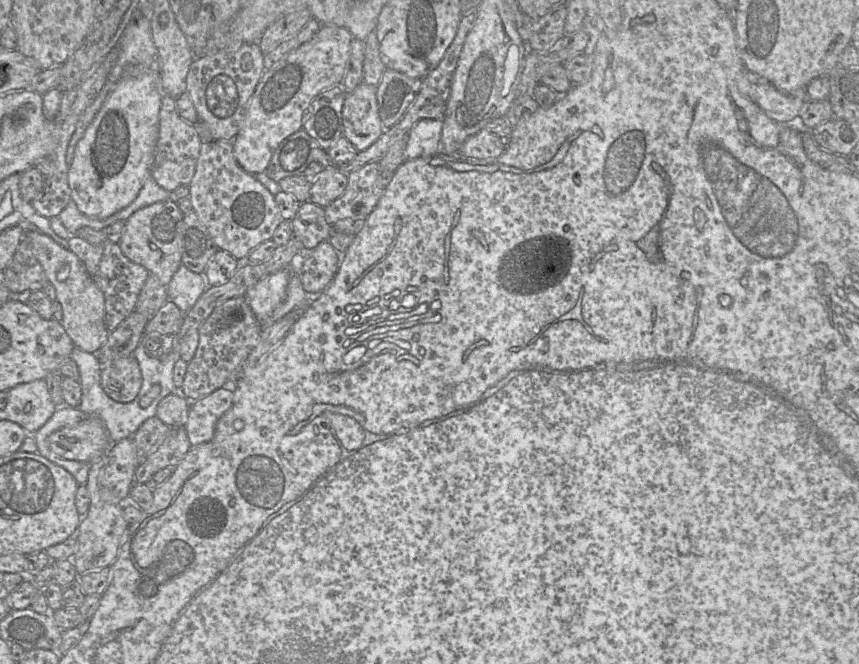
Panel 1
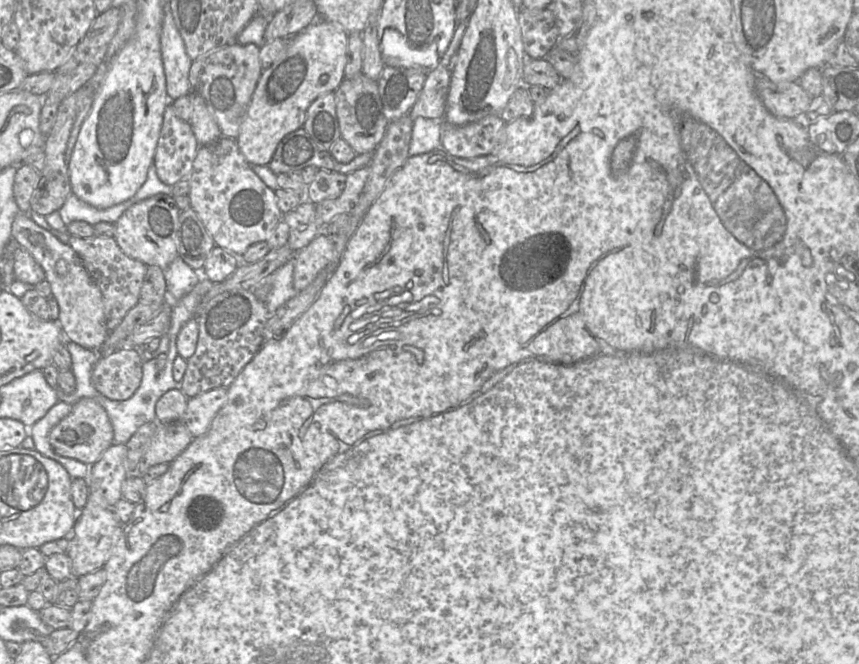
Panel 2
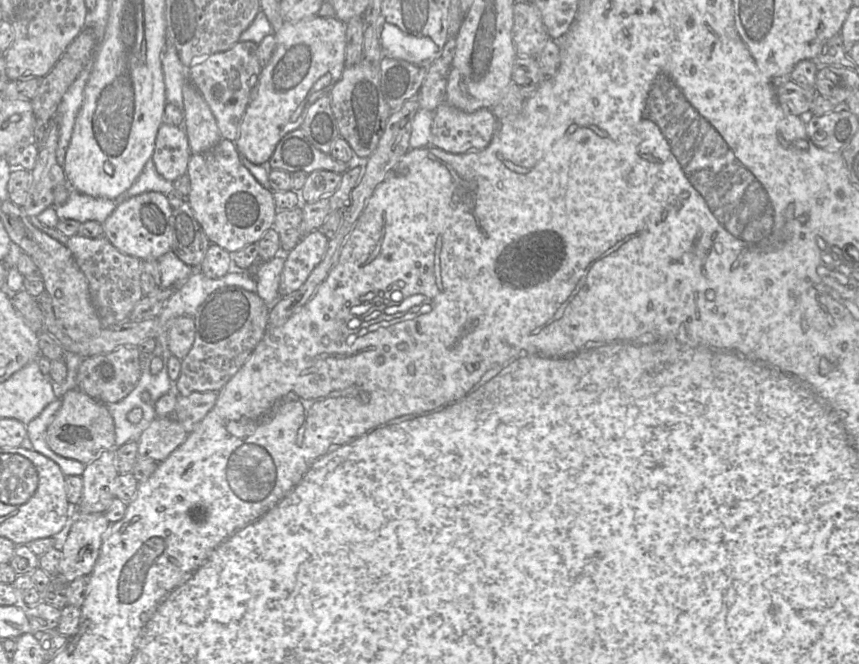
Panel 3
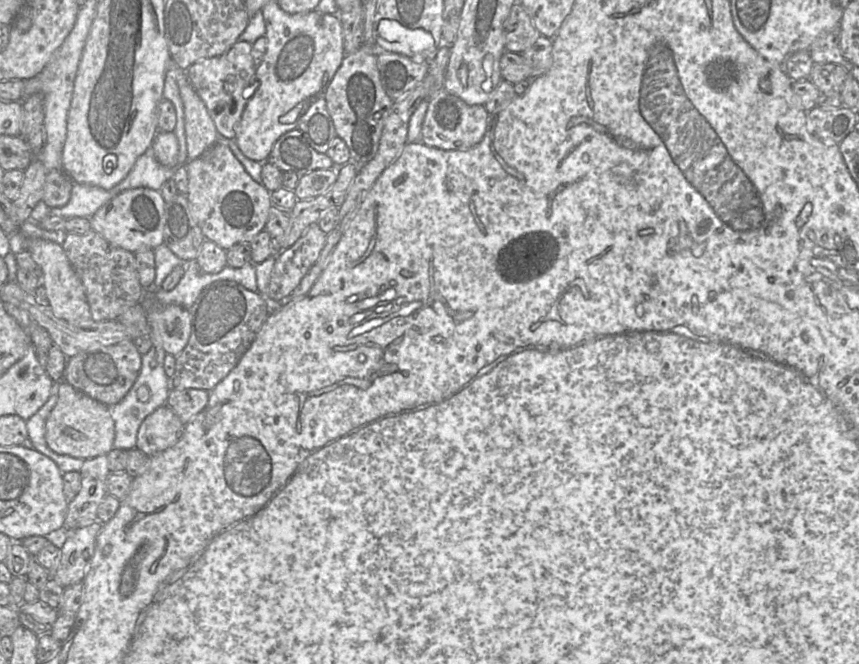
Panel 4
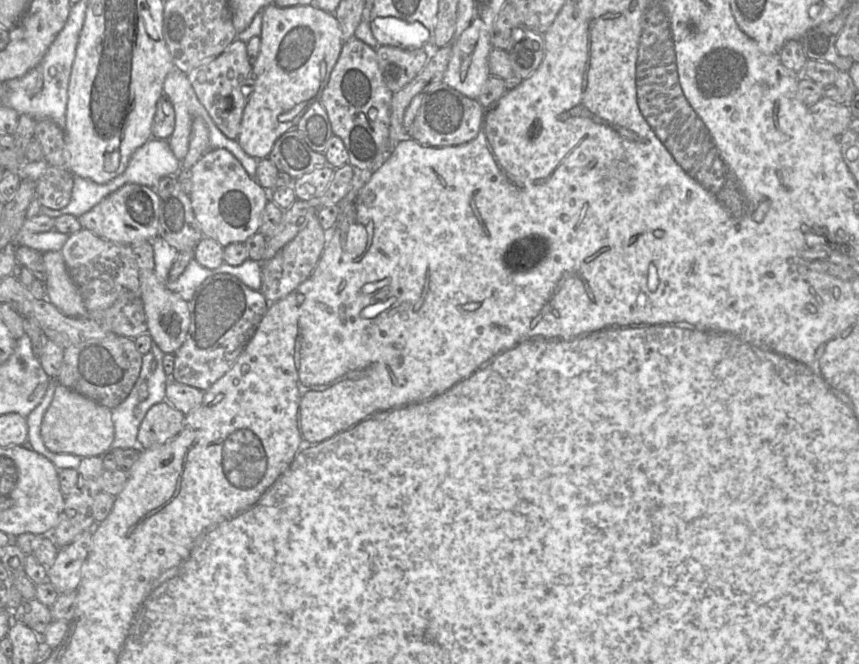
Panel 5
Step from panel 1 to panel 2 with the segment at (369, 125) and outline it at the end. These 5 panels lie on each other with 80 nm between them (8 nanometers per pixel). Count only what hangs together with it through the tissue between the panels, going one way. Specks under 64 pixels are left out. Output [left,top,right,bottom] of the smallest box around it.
[334,72,389,154]

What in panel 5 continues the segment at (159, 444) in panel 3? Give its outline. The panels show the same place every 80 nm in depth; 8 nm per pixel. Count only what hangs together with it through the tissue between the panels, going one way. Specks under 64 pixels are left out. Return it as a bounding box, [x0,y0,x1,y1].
[138,400,185,449]

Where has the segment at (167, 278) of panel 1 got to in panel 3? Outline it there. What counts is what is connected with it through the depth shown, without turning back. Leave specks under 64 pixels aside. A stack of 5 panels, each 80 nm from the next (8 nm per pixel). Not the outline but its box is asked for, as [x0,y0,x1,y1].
[101,192,173,260]

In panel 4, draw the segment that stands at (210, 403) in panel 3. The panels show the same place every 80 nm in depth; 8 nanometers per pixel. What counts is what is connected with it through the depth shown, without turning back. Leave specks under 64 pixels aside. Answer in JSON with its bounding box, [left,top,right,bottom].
[167,389,209,424]

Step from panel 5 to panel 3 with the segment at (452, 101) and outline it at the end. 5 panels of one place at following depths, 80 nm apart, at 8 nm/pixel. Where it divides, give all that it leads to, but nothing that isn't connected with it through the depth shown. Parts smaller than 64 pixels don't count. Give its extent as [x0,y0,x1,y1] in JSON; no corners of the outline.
[430,102,498,154]

